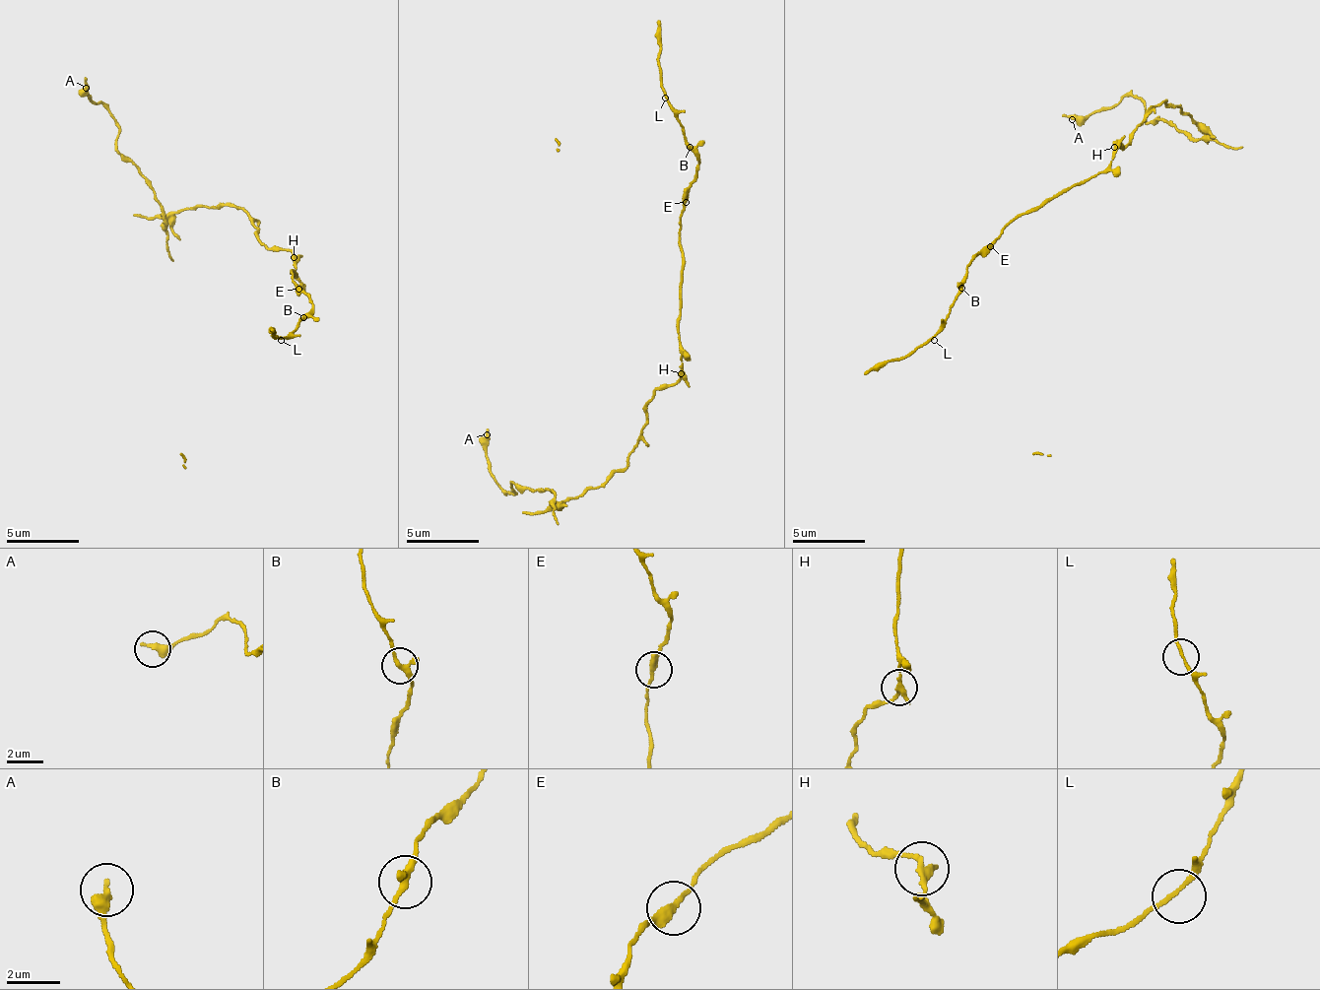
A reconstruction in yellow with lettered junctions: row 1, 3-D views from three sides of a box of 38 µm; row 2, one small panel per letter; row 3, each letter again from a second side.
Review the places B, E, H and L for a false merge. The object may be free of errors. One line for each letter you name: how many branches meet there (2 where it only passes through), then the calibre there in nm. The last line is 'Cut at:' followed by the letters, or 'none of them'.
H: 2 | 280 nm
Cut at: H

